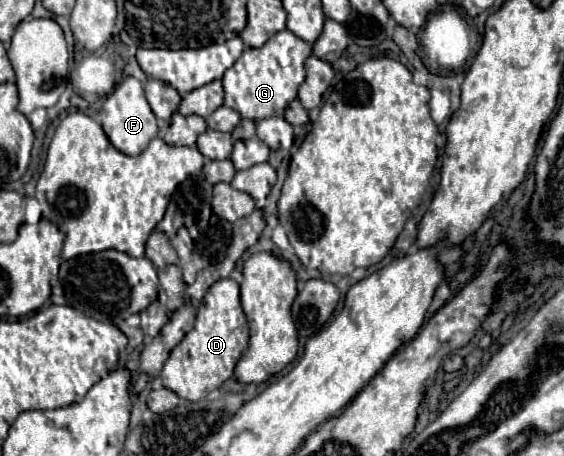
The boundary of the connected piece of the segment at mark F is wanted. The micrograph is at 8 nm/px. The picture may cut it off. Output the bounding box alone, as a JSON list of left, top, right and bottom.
[98,78,158,156]

